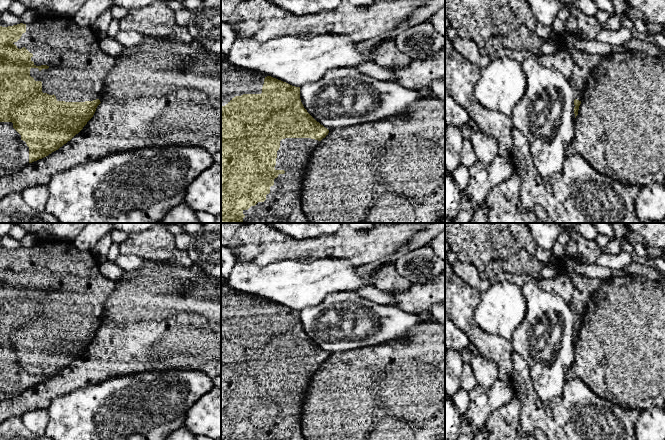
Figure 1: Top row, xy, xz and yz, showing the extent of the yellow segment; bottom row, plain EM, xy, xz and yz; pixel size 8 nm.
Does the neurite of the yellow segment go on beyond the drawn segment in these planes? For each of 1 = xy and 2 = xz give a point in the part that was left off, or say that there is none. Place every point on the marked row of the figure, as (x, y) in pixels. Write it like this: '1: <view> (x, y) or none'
1: xy (77, 69)
2: xz (283, 204)

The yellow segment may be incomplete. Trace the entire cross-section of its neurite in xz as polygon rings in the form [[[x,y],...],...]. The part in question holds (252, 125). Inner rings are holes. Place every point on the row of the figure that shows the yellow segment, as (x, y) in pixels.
[[[221,54],[221,223],[309,223],[302,210],[304,175],[314,150],[328,133],[329,130],[304,108],[300,99],[300,87],[234,66],[227,55]]]

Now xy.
[[[50,14],[37,17],[28,24],[17,24],[8,27],[0,26],[0,177],[15,173],[29,163],[42,159],[58,150],[76,134],[93,117],[101,103],[103,85],[109,70],[116,59],[104,53],[99,47],[99,37],[89,26],[77,25],[73,18]]]

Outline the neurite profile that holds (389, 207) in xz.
[[[436,97],[425,98],[410,105],[407,112],[403,115],[329,131],[326,137],[320,141],[309,160],[304,175],[301,198],[302,210],[309,223],[436,223],[439,221],[445,216],[445,101]]]

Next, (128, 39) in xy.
[[[120,30],[113,38],[124,48],[132,48],[141,43],[144,35],[131,30]]]

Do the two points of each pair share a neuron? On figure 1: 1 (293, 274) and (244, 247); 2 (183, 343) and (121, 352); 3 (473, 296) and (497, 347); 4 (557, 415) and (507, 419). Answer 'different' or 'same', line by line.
1: different
2: same
3: same
4: different

